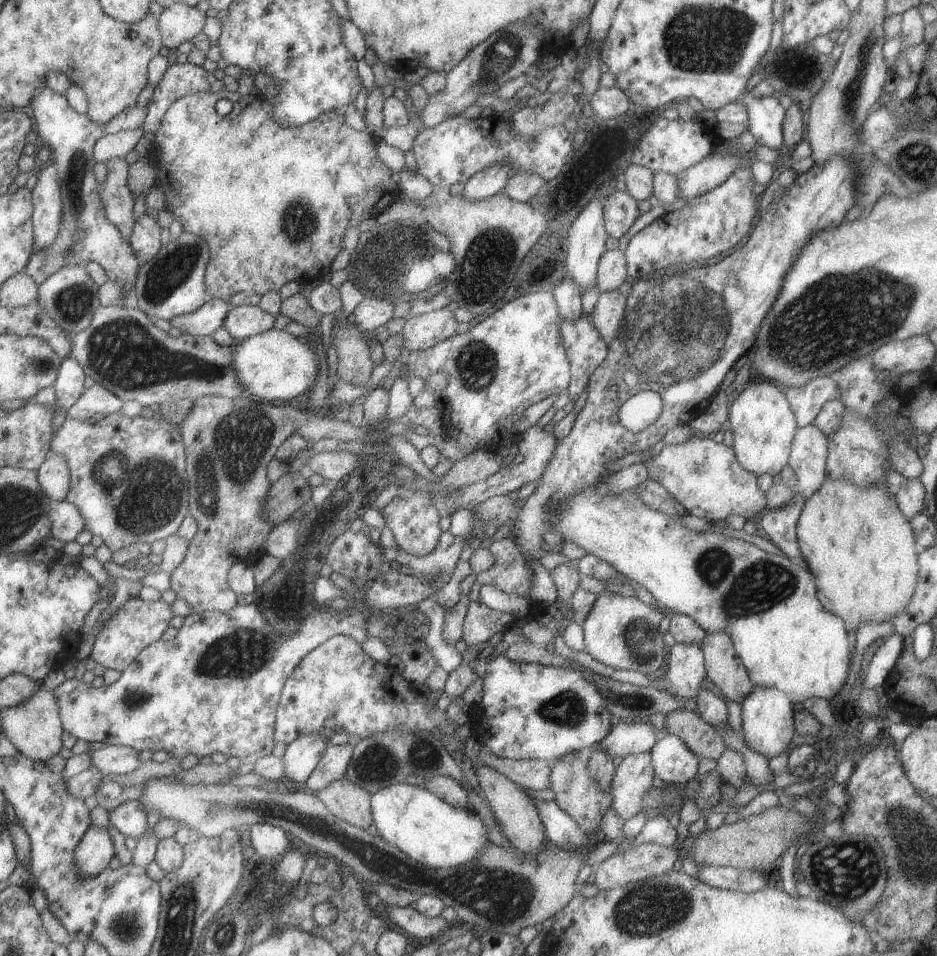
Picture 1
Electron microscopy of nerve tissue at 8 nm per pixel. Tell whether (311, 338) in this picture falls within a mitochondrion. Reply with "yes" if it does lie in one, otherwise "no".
no

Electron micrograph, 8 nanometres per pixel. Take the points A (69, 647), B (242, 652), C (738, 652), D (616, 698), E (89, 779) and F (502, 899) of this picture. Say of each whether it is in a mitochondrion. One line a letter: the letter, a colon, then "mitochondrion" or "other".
A: other
B: mitochondrion
C: other
D: mitochondrion
E: other
F: mitochondrion

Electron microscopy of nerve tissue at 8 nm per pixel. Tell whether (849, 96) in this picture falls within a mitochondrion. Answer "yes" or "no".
yes

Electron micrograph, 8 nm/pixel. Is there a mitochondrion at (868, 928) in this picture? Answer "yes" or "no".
no

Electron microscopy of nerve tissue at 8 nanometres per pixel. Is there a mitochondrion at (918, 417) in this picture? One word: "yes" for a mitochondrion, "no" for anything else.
no

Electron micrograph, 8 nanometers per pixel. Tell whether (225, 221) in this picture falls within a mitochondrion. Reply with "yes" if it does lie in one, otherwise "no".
no

